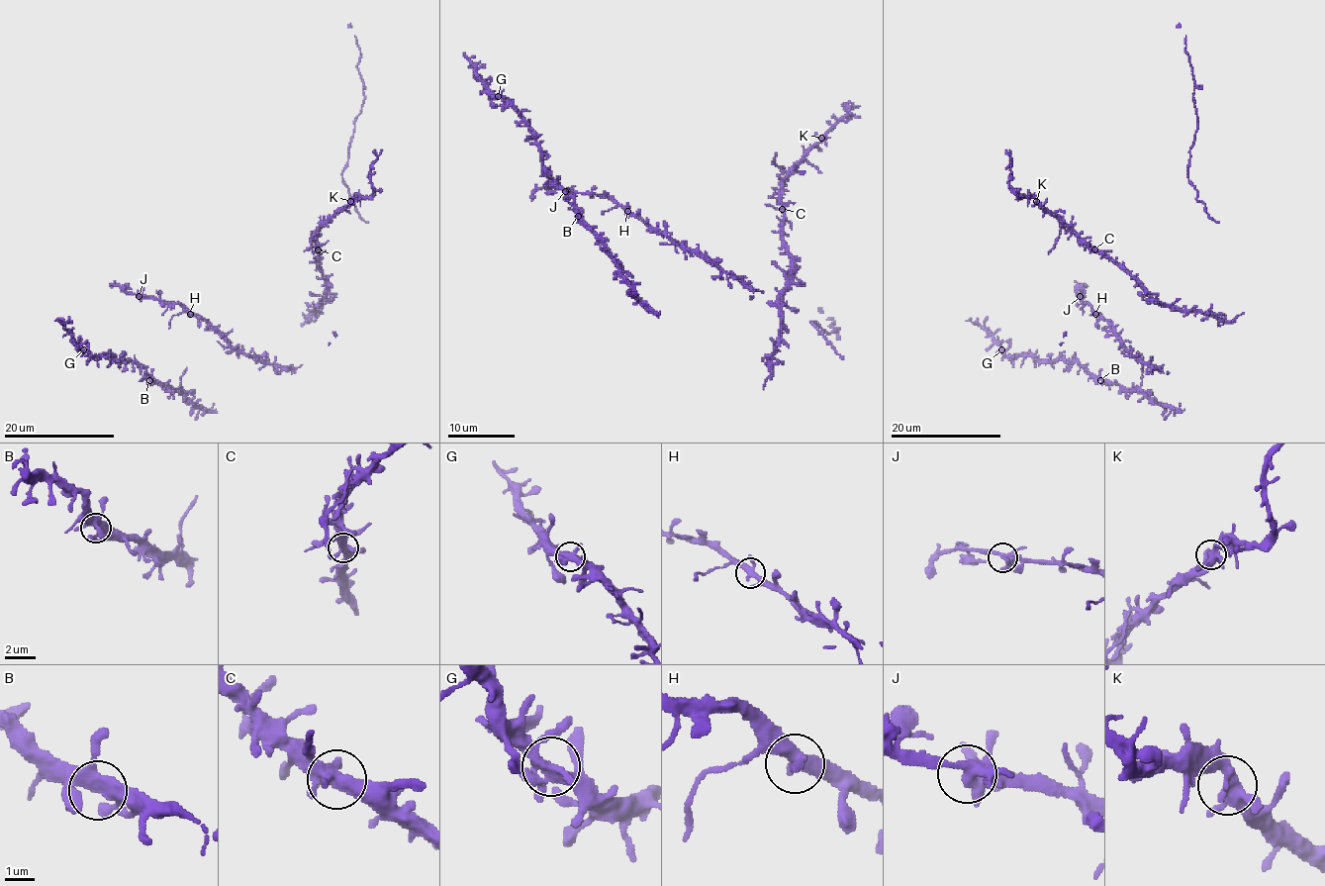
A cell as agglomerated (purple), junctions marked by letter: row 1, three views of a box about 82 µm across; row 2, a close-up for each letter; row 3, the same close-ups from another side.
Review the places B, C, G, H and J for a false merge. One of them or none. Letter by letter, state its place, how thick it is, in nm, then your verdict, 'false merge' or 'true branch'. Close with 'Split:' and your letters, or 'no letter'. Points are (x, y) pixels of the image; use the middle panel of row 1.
B: (578, 216) | 400 nm | true branch
C: (782, 209) | 380 nm | true branch
G: (498, 96) | 400 nm | true branch
H: (627, 211) | 360 nm | true branch
J: (565, 191) | 360 nm | true branch
Split: no letter

